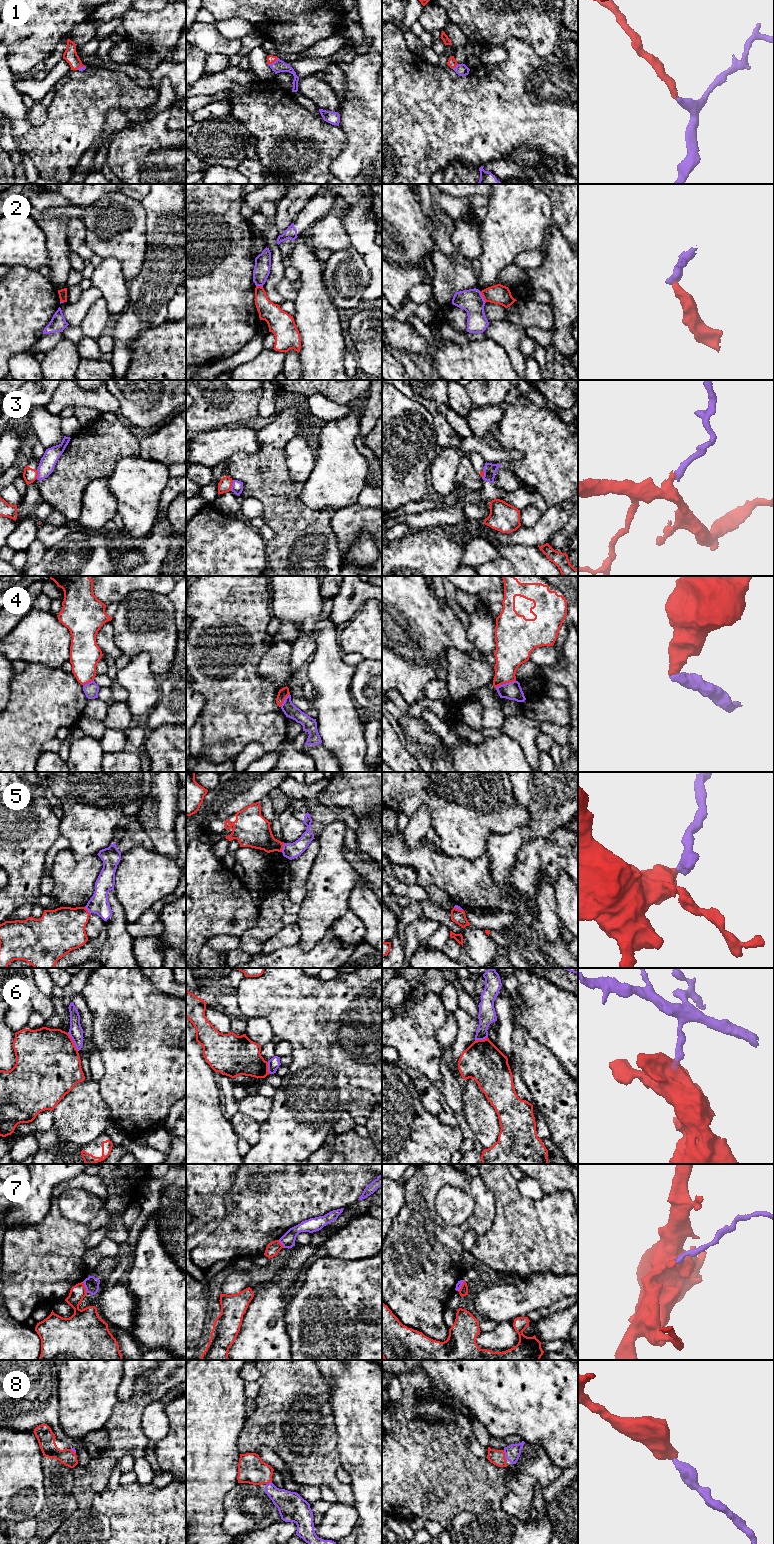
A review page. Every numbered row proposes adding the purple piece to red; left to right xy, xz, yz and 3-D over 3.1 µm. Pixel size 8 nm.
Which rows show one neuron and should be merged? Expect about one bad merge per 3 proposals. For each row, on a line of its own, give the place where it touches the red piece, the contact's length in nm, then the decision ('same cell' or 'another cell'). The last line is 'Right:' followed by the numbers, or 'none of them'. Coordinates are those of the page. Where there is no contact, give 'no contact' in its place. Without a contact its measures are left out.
1: xz (273, 62) | 100 nm | same cell
2: yz (483, 297) | 100 nm | another cell
3: xz (231, 485) | 90 nm | another cell
4: yz (505, 683) | 180 nm | another cell
5: xz (282, 847) | 80 nm | another cell
6: xy (73, 1042) | 170 nm | another cell
7: xy (84, 1287) | 100 nm | another cell
8: yz (504, 1455) | 80 nm | same cell
Right: 1, 8

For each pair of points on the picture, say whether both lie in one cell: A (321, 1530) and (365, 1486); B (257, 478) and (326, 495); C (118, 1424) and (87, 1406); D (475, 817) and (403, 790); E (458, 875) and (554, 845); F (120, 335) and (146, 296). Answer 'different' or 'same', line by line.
A: different
B: different
C: different
D: same
E: same
F: same

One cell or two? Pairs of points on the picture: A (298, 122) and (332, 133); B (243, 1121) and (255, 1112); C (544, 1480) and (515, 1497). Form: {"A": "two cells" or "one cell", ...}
{"A": "one cell", "B": "two cells", "C": "one cell"}

